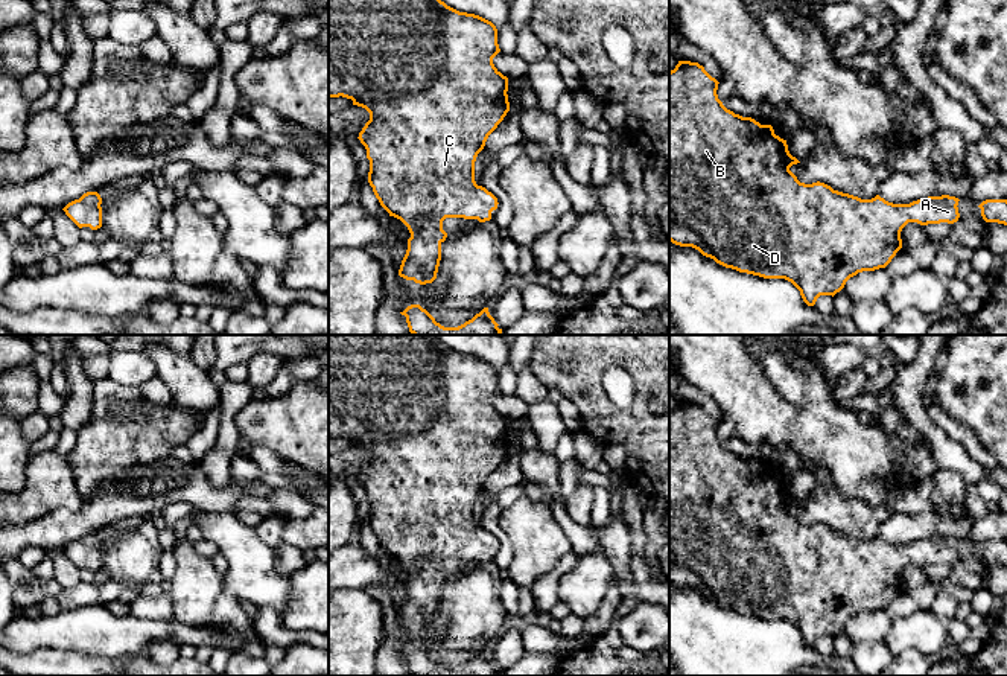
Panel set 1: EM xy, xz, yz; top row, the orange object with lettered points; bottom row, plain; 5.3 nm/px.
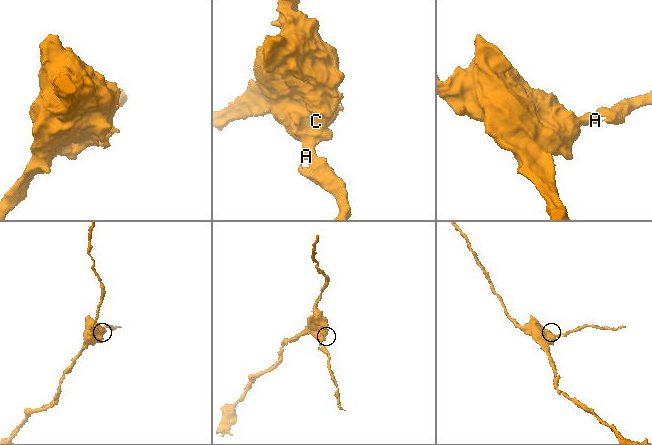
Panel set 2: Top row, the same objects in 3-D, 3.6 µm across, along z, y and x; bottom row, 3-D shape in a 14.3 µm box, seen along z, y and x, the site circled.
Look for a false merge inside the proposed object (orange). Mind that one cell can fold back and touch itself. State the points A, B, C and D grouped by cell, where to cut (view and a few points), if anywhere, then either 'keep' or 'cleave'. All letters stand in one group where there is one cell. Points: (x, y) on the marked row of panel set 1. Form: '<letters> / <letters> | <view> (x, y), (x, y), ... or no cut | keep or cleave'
A B C D | no cut | keep

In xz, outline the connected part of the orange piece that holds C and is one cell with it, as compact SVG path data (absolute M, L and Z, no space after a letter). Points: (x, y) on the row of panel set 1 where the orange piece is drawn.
M329 0L329 99L347 97L370 113L359 140L370 160L368 183L380 206L409 230L399 276L426 285L437 279L446 218L491 219L497 198L475 181L475 161L510 111L508 78L493 64L500 52L496 26L441 0Z

